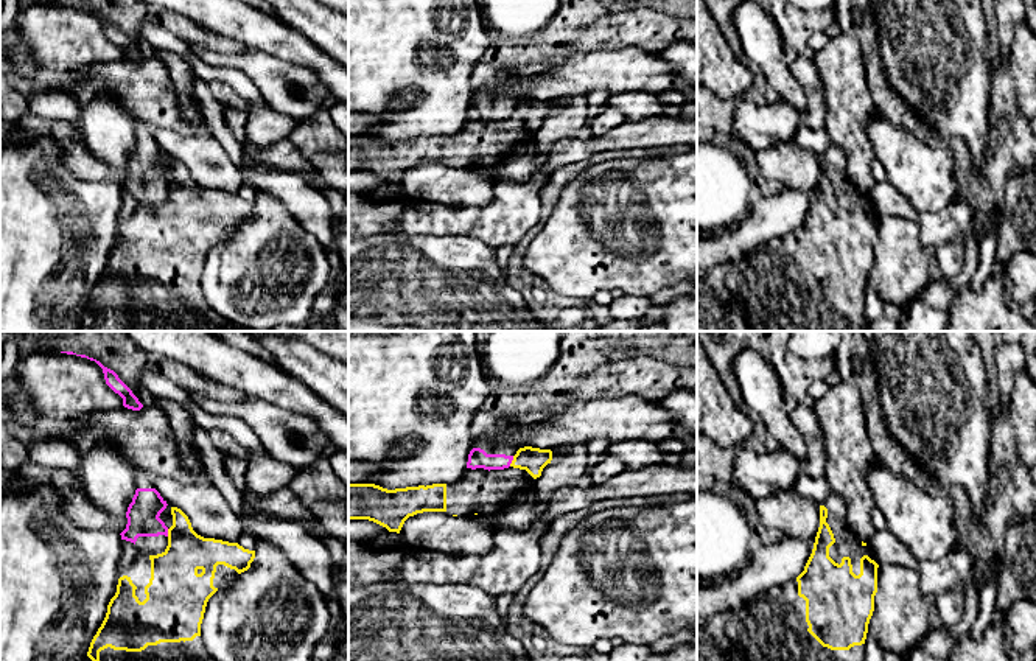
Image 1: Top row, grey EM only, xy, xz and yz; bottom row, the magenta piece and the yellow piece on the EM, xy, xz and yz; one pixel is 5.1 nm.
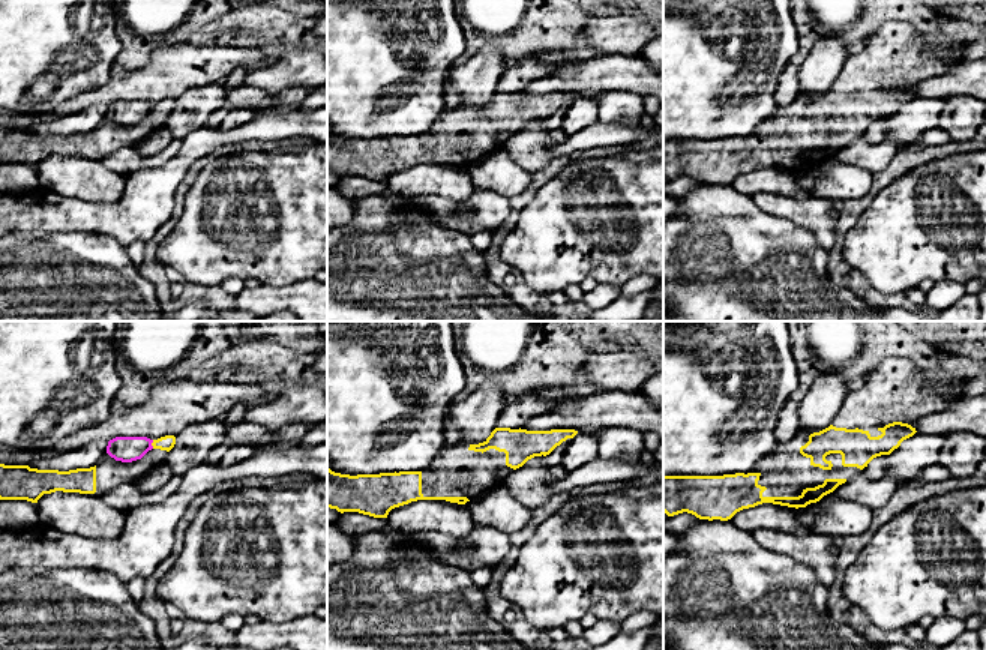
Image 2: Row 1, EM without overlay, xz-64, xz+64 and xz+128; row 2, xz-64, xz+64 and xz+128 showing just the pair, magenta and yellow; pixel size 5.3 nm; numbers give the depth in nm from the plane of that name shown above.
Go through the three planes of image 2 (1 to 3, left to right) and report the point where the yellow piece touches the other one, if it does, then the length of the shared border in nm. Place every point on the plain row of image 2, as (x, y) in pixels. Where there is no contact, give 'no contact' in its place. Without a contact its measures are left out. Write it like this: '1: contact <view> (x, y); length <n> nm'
1: contact xz-64 (150, 108); length 50 nm
2: no contact
3: no contact

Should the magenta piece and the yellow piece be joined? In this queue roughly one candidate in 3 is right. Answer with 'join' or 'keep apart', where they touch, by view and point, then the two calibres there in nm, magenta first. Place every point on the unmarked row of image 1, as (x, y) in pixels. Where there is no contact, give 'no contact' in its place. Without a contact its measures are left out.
keep apart | xz (512, 111) | 100/130 nm

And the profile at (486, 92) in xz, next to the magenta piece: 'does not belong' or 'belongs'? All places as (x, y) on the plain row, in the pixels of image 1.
belongs

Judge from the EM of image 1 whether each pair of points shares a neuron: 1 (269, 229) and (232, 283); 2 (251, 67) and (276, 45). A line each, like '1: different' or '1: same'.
1: same
2: different

